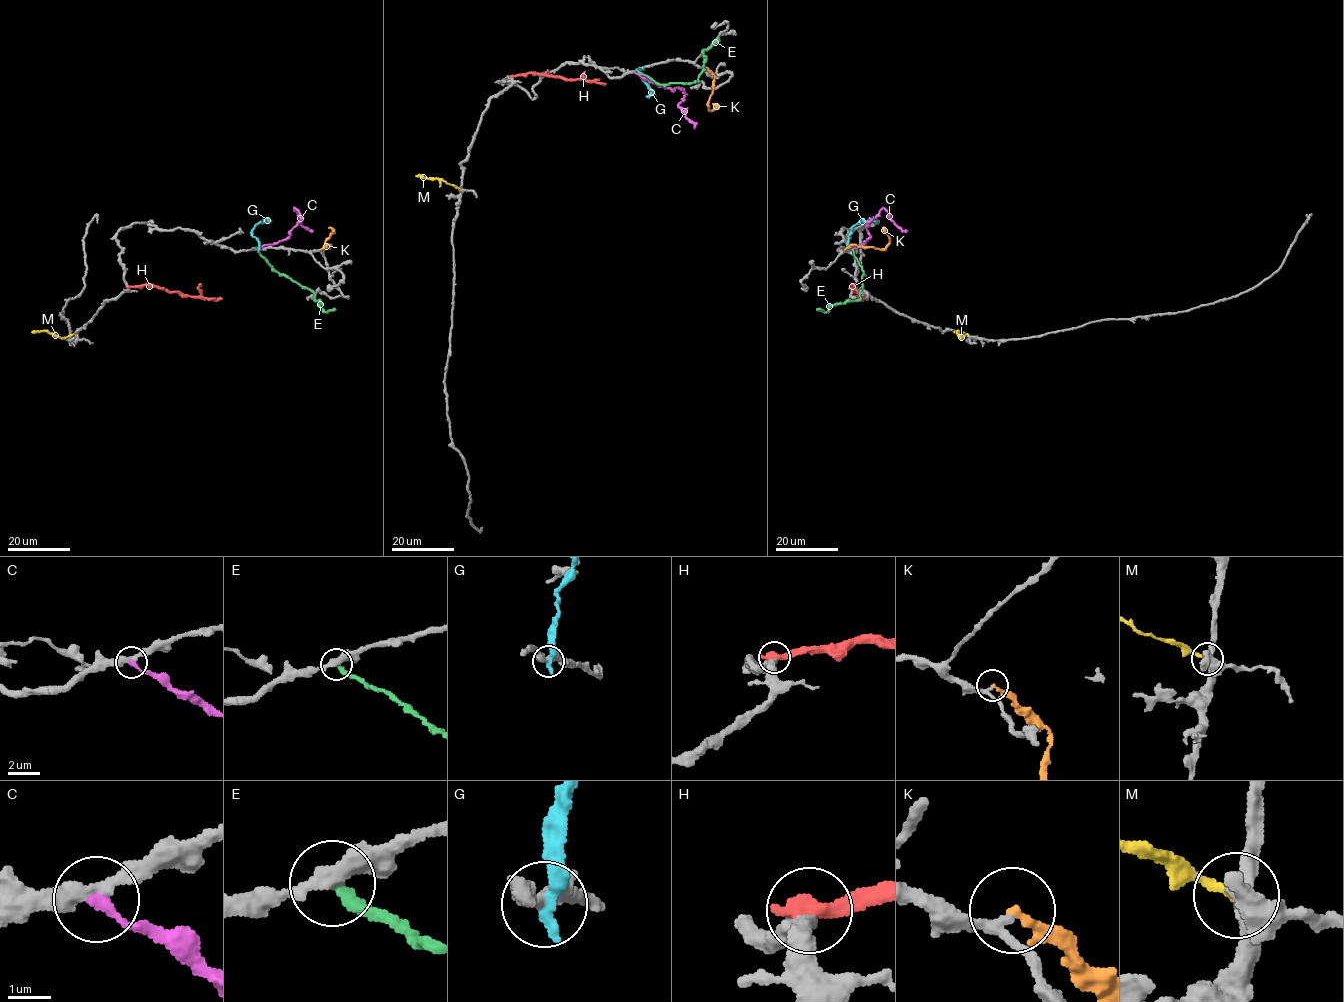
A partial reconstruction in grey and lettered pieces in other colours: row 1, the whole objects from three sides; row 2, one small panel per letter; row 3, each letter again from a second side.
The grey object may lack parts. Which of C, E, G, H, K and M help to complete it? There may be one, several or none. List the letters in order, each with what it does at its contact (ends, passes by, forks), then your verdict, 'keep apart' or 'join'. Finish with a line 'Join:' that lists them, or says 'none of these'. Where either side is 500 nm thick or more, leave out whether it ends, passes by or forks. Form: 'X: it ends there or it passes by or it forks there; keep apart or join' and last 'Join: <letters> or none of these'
C: it ends there; join
E: it ends there; keep apart
G: it ends there; keep apart
H: it ends there; keep apart
K: it ends there; keep apart
M: it ends there; keep apart
Join: C

